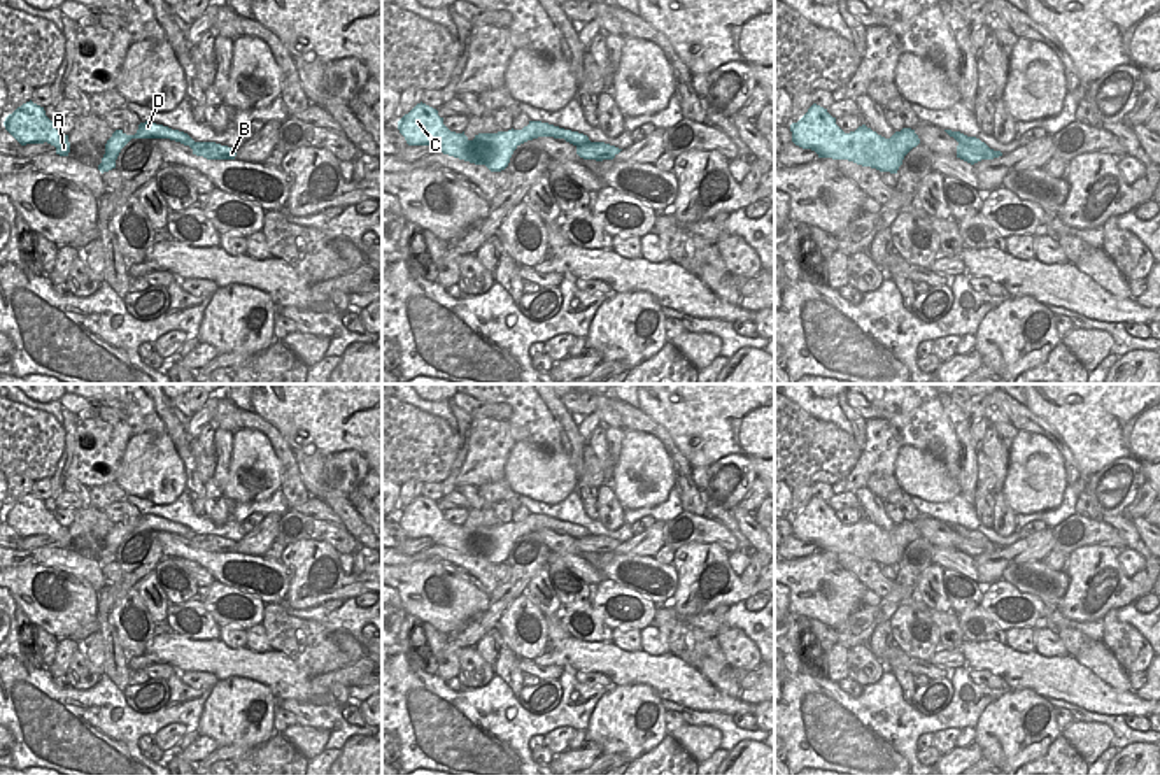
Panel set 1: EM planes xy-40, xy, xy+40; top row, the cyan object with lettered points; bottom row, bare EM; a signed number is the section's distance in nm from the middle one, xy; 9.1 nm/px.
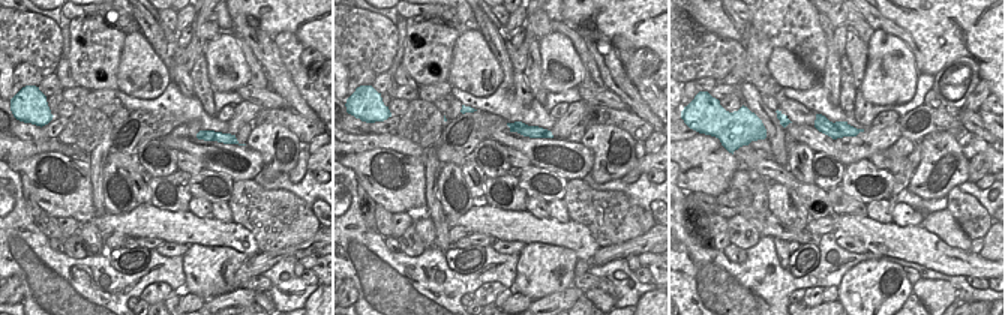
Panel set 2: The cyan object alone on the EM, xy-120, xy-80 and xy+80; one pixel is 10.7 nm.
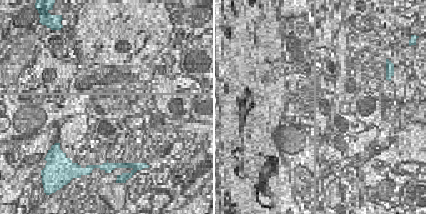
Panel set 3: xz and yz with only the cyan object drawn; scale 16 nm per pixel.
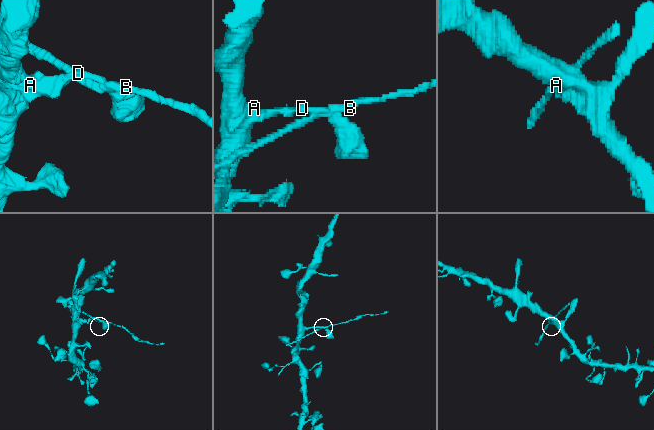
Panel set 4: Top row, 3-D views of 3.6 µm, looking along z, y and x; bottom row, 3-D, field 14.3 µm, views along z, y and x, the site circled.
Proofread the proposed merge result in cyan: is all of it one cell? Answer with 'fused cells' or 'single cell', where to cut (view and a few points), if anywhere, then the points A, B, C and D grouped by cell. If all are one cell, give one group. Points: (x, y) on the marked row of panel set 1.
fused cells; cut in xy along (488, 134), (489, 139), (475, 151), (482, 158), (475, 163); A C / B D

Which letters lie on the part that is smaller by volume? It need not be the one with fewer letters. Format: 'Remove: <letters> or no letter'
Remove: B, D

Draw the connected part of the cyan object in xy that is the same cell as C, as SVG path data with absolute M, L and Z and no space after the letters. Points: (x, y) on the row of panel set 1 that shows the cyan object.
M422 102L398 121L398 130L408 146L429 146L435 153L470 163L485 160L485 156L477 156L475 151L485 142L491 142L491 137L485 133L478 133L470 140L464 132L450 132L443 124L443 117L438 116L438 110Z

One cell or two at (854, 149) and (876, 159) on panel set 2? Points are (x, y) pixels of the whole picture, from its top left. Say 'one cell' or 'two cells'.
two cells

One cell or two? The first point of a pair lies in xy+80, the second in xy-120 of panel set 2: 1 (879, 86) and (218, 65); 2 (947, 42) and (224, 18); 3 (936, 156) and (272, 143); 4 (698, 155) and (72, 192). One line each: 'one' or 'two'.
1: one
2: two
3: one
4: one

